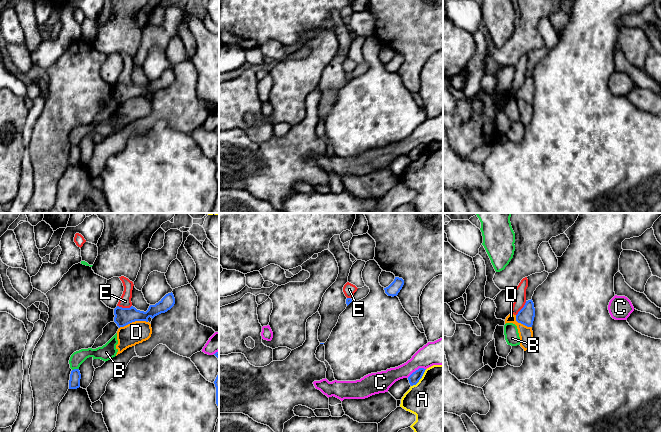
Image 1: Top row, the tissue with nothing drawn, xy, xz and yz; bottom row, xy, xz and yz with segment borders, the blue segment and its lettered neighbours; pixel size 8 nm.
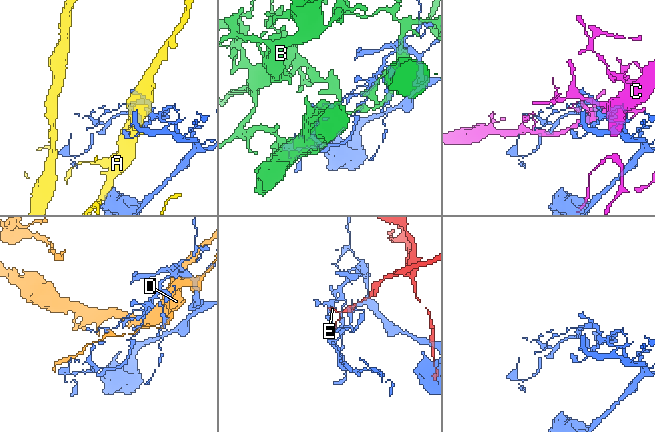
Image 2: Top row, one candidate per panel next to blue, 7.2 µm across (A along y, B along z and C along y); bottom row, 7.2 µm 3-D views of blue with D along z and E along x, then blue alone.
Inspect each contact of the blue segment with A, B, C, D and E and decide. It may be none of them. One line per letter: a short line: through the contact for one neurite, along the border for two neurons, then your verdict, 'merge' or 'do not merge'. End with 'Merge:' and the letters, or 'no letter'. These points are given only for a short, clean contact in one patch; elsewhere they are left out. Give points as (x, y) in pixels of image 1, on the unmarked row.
A: do not merge
B: do not merge
C: do not merge
D: do not merge
E: xy (117, 81), (122, 83), (131, 82) | do not merge
Merge: no letter

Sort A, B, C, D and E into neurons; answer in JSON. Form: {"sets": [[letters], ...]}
{"sets": [["A"], ["B"], ["C"], ["D"], ["E"]]}

